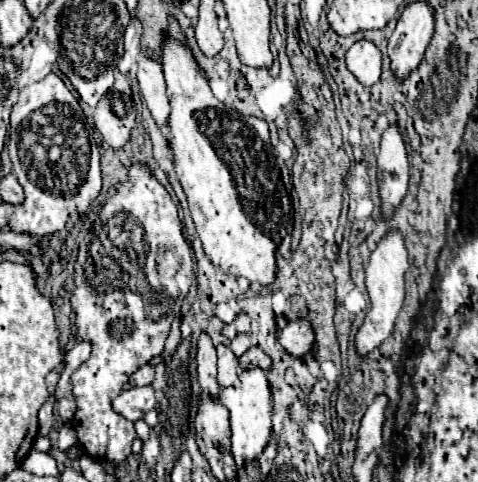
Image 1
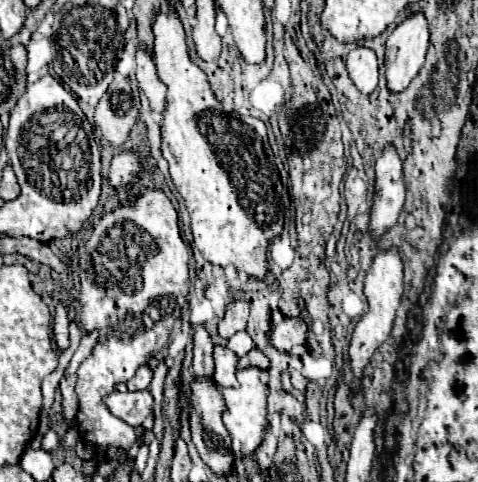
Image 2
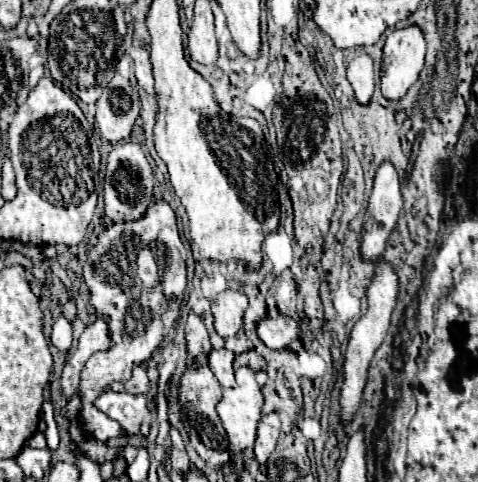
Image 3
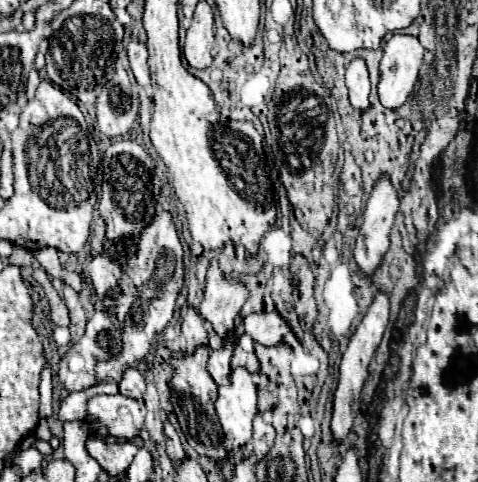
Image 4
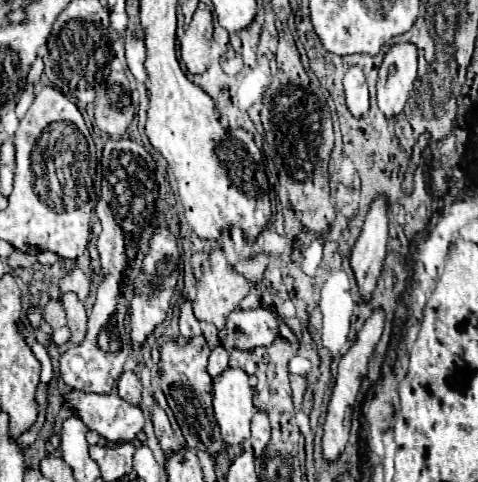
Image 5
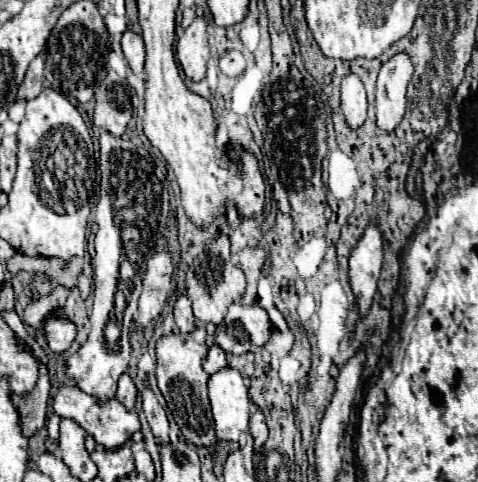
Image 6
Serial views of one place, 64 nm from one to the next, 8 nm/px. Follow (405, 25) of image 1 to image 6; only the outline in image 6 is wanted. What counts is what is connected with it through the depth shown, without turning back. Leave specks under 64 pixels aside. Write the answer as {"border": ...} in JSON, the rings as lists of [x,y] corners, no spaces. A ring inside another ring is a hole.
{"border":[[[398,52],[382,64],[376,82],[376,120],[380,128],[390,132],[400,124],[412,74],[414,66],[406,52]]]}

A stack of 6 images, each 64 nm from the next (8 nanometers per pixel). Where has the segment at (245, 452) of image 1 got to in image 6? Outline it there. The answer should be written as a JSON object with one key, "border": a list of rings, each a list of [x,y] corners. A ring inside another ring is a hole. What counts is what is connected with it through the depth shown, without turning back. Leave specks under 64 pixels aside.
{"border":[[[222,368],[208,380],[208,394],[218,440],[238,442],[248,432],[250,398],[242,374],[234,368]]]}

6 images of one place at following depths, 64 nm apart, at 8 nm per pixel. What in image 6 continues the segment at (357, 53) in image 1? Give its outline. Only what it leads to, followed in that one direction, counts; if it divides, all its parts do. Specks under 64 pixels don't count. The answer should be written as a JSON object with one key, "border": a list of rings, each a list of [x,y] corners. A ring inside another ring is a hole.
{"border":[[[348,74],[342,78],[342,112],[350,128],[358,128],[366,120],[368,100],[366,88],[358,74]]]}

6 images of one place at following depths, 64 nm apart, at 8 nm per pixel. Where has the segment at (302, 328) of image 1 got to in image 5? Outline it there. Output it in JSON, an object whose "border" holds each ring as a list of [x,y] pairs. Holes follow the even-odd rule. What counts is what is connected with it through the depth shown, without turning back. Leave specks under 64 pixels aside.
{"border":[[[236,310],[220,332],[224,348],[270,346],[278,336],[278,322],[270,310]]]}

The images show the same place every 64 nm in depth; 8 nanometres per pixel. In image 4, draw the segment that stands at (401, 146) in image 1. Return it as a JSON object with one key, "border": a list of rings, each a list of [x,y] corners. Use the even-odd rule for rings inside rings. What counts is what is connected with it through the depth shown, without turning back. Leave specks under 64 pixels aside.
{"border":[[[382,174],[382,176],[376,180],[374,190],[372,190],[372,194],[370,194],[370,198],[368,198],[366,210],[364,210],[364,214],[362,214],[360,234],[358,234],[358,238],[356,238],[356,248],[354,248],[354,258],[356,258],[356,262],[358,262],[358,266],[360,266],[360,270],[362,270],[364,274],[370,274],[370,272],[374,272],[374,270],[380,266],[380,262],[382,262],[382,258],[384,258],[388,246],[390,246],[390,238],[388,238],[388,236],[390,236],[390,228],[392,228],[392,224],[394,224],[394,218],[396,218],[398,208],[400,208],[398,192],[396,192],[396,188],[392,186],[390,178],[388,178],[386,174]]]}

